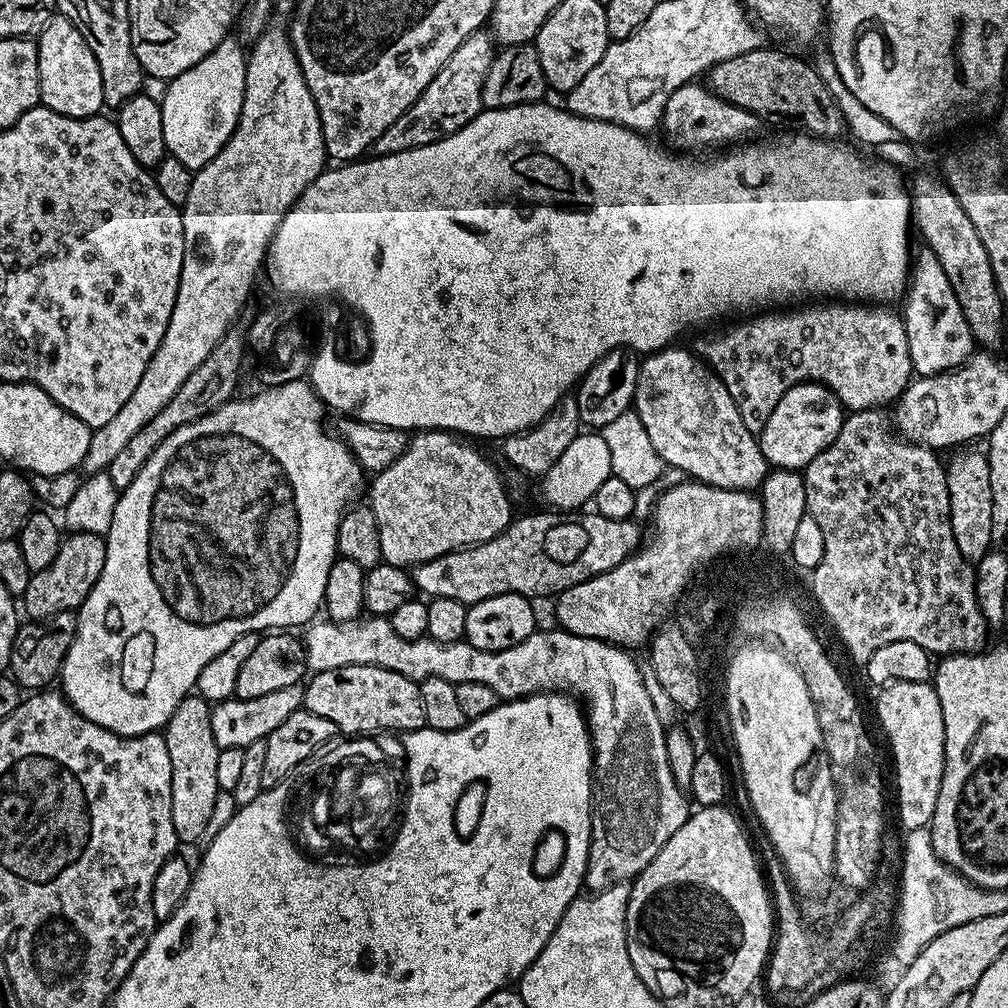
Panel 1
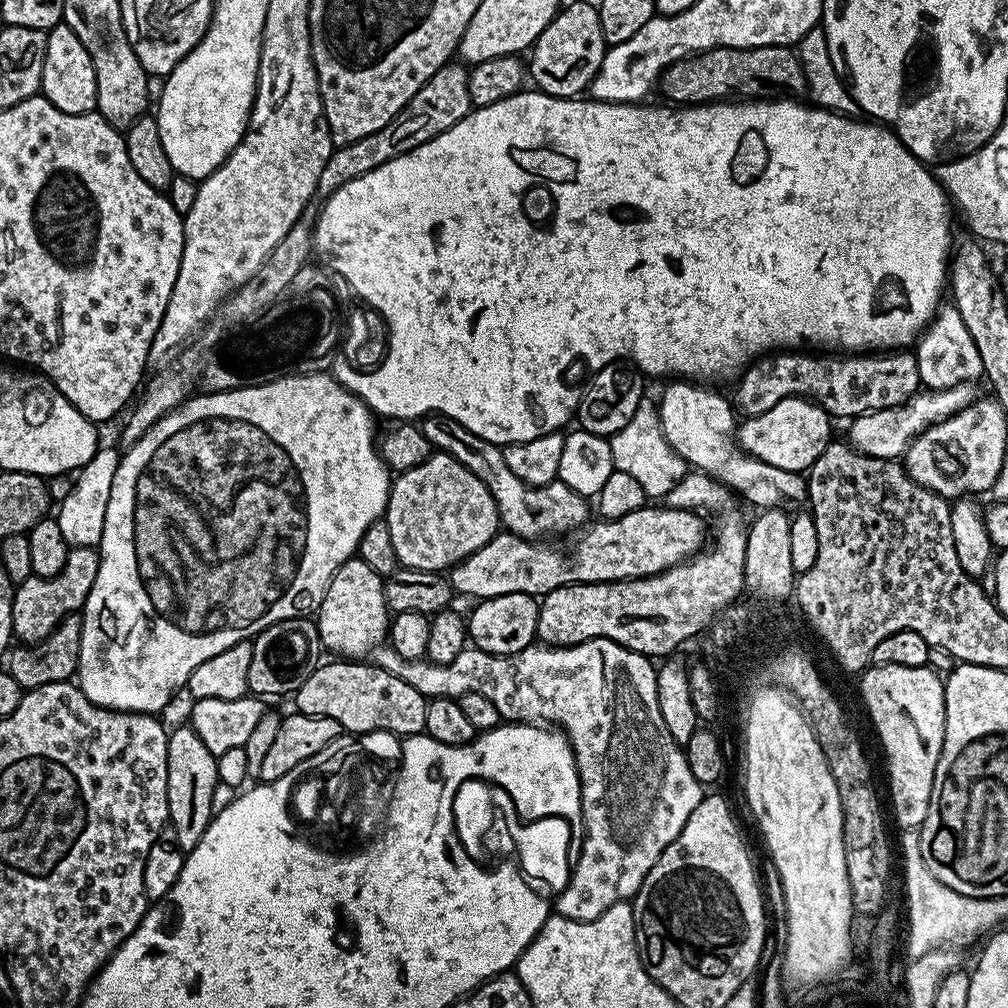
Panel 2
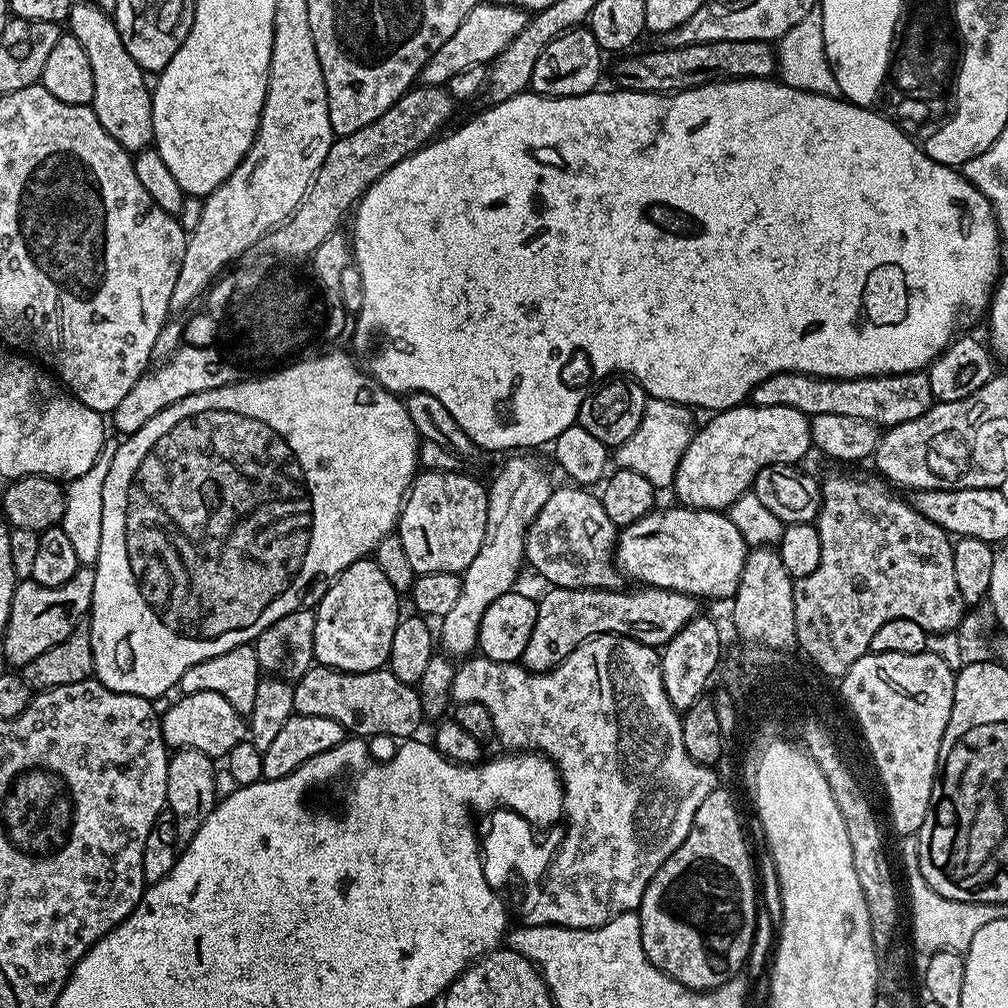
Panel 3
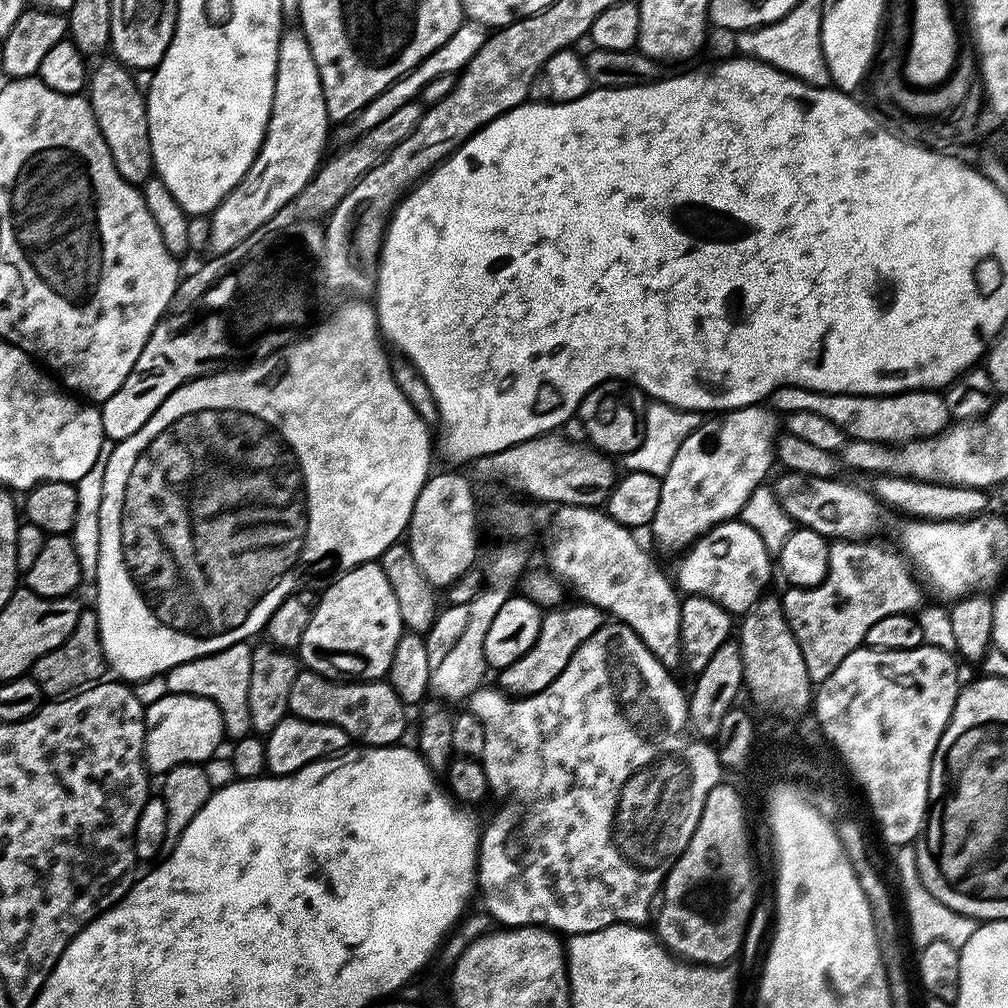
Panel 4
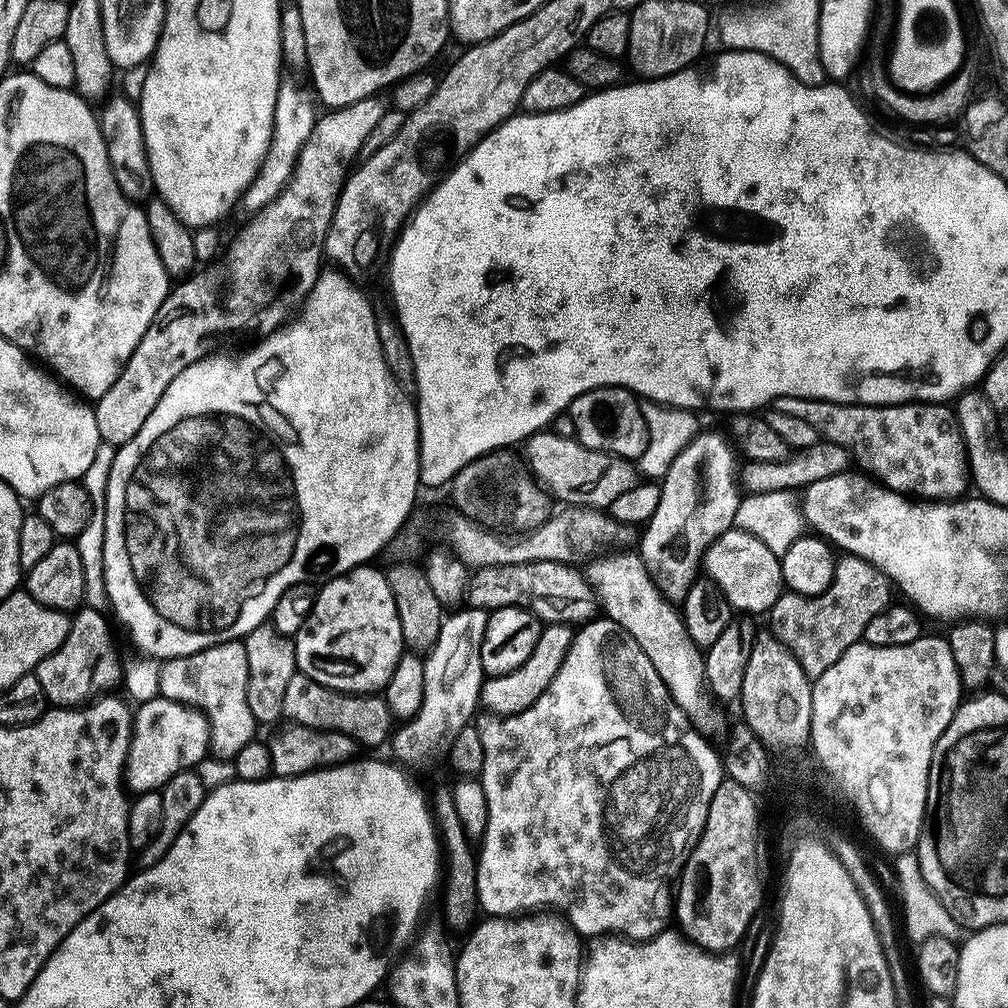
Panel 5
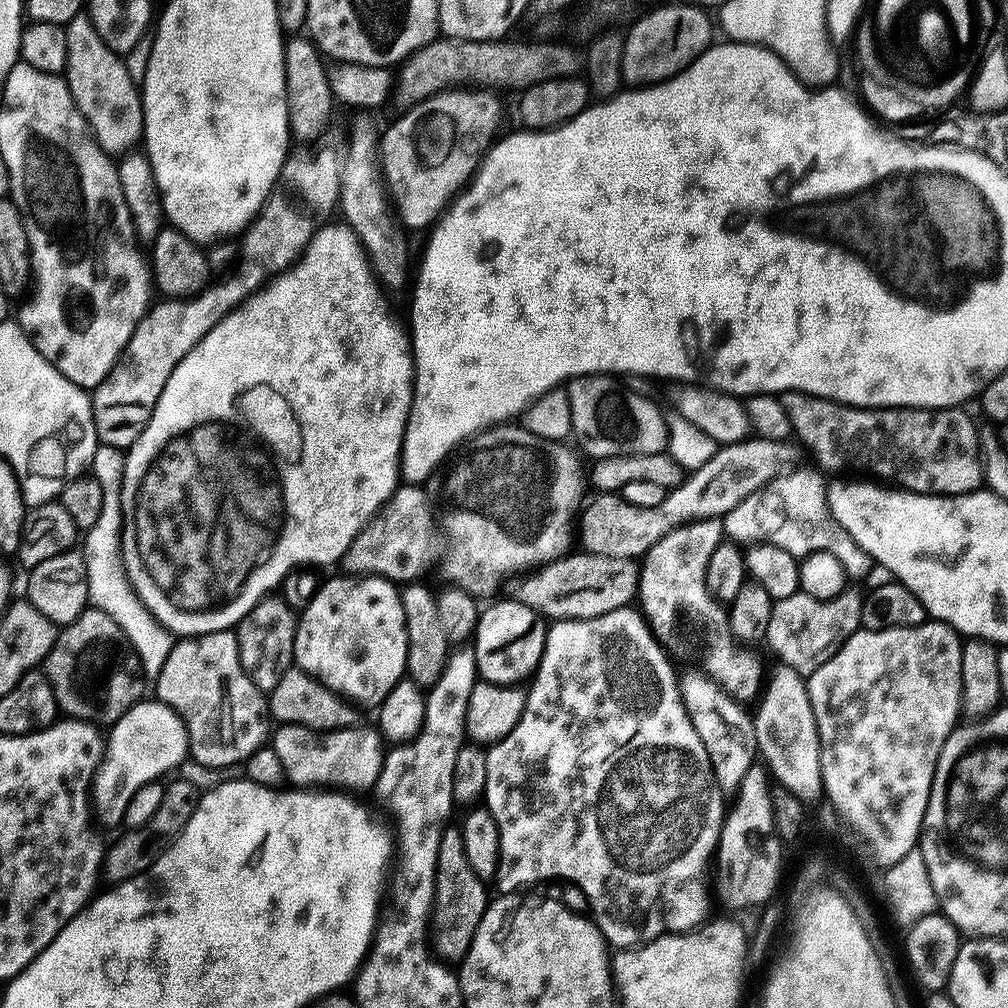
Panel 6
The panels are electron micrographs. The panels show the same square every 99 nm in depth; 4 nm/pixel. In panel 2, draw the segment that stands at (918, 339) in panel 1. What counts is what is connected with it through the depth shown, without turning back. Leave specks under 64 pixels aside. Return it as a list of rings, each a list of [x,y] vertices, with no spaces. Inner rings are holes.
[[[948,306],[937,312],[936,319],[924,329],[914,351],[920,383],[925,389],[941,392],[983,377],[984,367],[978,346],[974,346],[974,338],[970,338],[970,330],[966,330],[966,322],[962,322],[962,314],[958,314],[955,307]]]

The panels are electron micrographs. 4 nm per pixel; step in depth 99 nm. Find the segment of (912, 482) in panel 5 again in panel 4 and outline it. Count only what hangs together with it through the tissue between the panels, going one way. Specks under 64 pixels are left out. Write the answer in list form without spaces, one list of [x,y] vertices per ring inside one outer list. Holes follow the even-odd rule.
[[[785,386],[772,393],[770,404],[777,413],[781,412],[780,414],[790,412],[818,414],[834,422],[834,426],[838,426],[848,438],[850,438],[850,430],[846,430],[846,426],[843,425],[850,424],[852,430],[856,428],[852,440],[913,441],[917,437],[929,437],[933,433],[943,432],[950,420],[949,401],[936,390],[898,392],[895,395],[851,396],[845,392],[812,392],[808,388]]]

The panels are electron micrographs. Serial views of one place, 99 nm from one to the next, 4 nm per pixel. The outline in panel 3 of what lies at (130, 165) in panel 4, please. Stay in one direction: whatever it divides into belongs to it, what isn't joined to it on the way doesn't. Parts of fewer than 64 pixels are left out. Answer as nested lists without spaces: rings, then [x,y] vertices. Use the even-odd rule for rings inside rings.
[[[94,2],[88,4],[73,3],[68,11],[67,27],[70,34],[82,42],[86,58],[90,58],[90,70],[94,74],[94,98],[90,107],[102,122],[102,130],[118,142],[129,154],[141,152],[153,143],[152,135],[152,93],[147,84],[143,68],[130,58],[130,50],[122,46],[122,34],[118,34],[115,19],[103,12]]]

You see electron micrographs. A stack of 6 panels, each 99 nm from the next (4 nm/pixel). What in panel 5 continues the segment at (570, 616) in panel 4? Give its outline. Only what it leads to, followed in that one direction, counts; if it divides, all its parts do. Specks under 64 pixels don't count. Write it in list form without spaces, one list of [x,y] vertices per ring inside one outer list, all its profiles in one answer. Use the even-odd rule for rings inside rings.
[[[548,624],[541,631],[530,658],[526,658],[526,662],[522,662],[522,666],[518,666],[512,672],[507,672],[504,676],[490,676],[485,679],[484,685],[480,688],[479,707],[485,713],[503,718],[516,716],[522,710],[534,706],[534,702],[538,702],[538,698],[546,690],[546,686],[550,686],[554,674],[558,674],[573,635],[573,629],[567,624]]]

